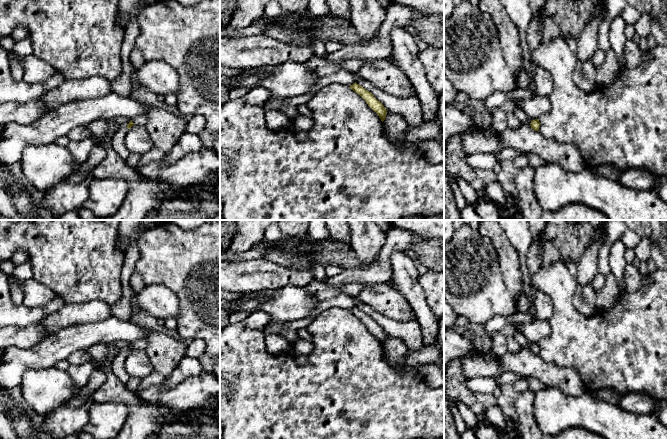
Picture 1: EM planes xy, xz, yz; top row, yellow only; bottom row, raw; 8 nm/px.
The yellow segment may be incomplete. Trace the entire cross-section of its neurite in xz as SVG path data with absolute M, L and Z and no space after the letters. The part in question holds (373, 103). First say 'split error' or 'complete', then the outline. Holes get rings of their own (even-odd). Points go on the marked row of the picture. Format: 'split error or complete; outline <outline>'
complete; outline M356 82L350 85L350 88L366 101L368 106L374 112L377 113L382 122L385 120L387 110L384 107L384 105L380 101L378 101L371 92L369 92L368 90L357 84Z

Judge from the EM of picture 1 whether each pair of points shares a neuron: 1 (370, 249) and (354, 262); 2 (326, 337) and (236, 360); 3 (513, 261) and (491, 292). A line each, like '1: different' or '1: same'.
1: different
2: same
3: different

